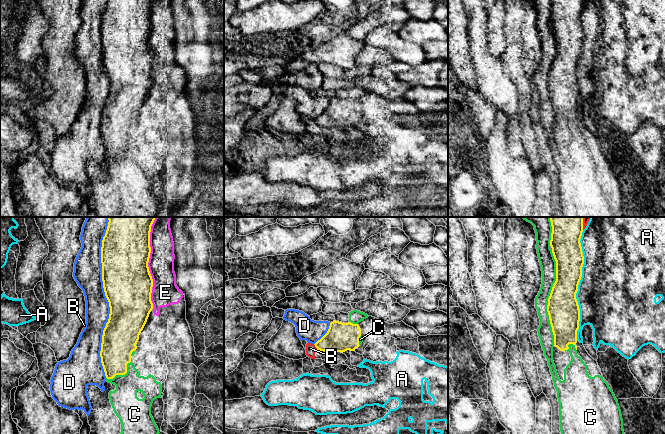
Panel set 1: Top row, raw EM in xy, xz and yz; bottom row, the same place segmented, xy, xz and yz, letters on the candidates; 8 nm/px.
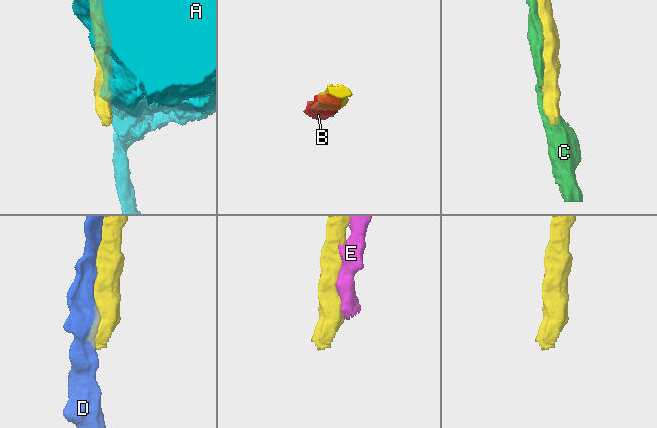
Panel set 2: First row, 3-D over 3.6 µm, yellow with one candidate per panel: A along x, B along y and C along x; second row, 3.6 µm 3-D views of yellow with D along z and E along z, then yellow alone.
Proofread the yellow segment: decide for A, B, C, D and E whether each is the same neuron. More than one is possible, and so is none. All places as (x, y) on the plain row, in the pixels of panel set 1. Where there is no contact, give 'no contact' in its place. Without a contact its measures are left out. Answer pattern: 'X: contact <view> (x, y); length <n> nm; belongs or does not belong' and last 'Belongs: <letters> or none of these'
A: contact yz (578, 60); length 900 nm; does not belong
B: contact xz (315, 122); length 50 nm; does not belong
C: contact yz (548, 74); length 750 nm; does not belong
D: contact xy (108, 77); length 1250 nm; does not belong
E: contact xy (149, 32); length 500 nm; does not belong
Belongs: none of these

